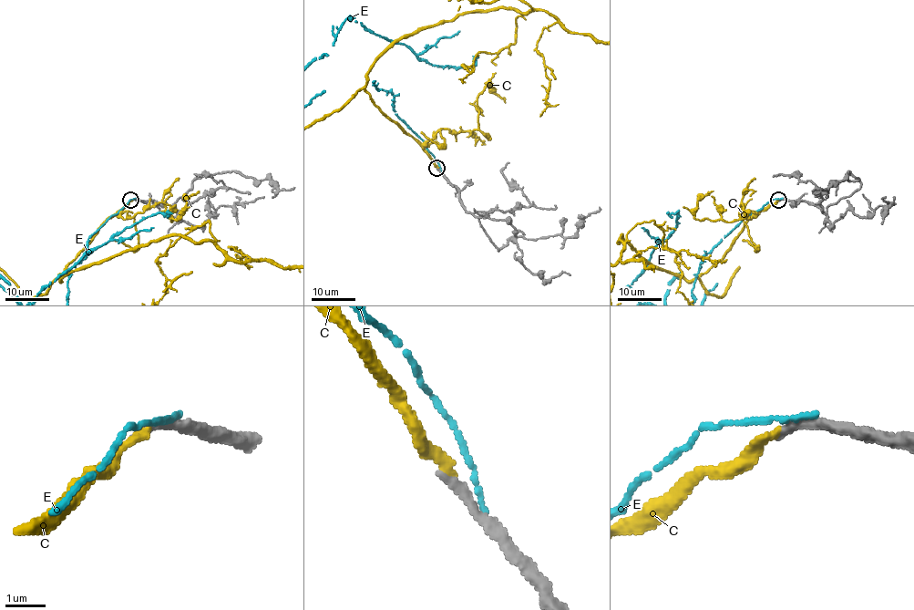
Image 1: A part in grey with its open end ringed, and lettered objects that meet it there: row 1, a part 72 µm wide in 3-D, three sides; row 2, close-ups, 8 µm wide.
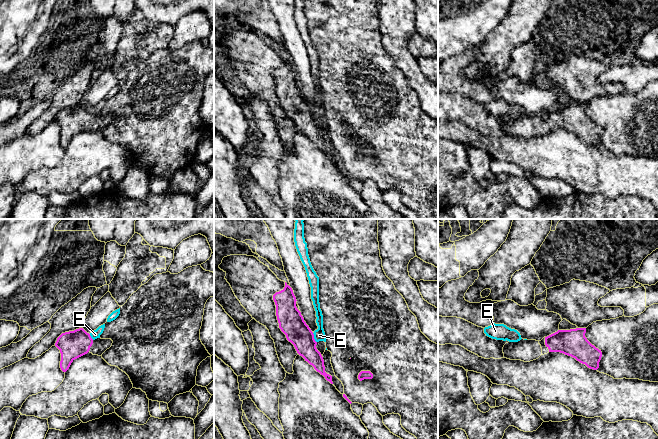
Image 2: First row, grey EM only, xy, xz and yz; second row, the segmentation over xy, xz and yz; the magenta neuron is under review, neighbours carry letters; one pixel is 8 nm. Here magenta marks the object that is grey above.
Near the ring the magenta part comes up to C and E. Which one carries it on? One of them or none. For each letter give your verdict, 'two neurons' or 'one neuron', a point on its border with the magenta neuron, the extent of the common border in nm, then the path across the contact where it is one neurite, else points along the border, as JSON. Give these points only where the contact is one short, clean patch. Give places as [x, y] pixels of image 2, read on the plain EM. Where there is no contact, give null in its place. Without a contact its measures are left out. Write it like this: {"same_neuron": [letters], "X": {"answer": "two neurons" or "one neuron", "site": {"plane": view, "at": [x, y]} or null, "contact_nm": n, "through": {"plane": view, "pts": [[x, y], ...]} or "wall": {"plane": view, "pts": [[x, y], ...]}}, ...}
{"same_neuron": ["C"], "C": {"answer": "one neuron", "site": null}, "E": {"answer": "two neurons", "site": {"plane": "xz", "at": [313, 114]}, "contact_nm": 90, "wall": {"plane": "xz", "pts": [[312, 109], [316, 118]]}}}

